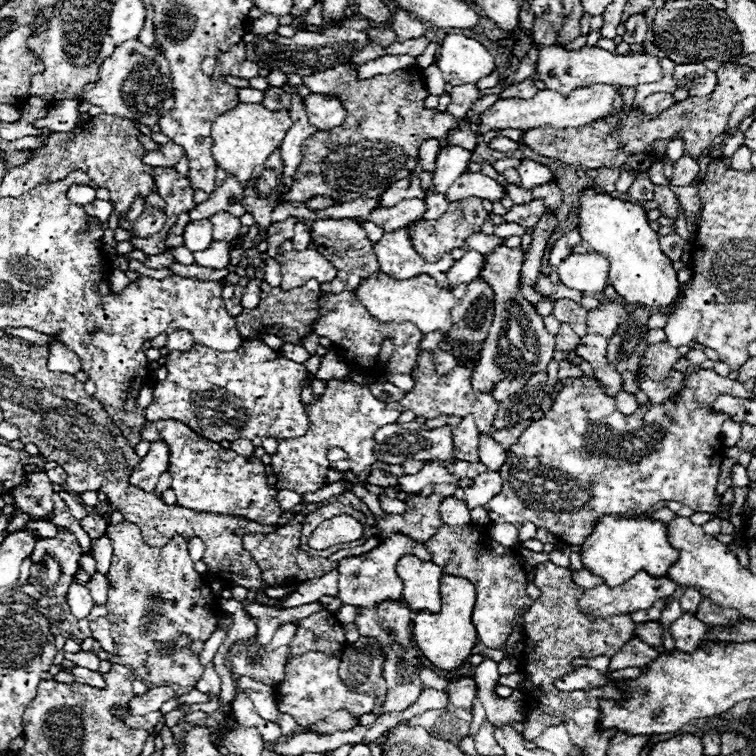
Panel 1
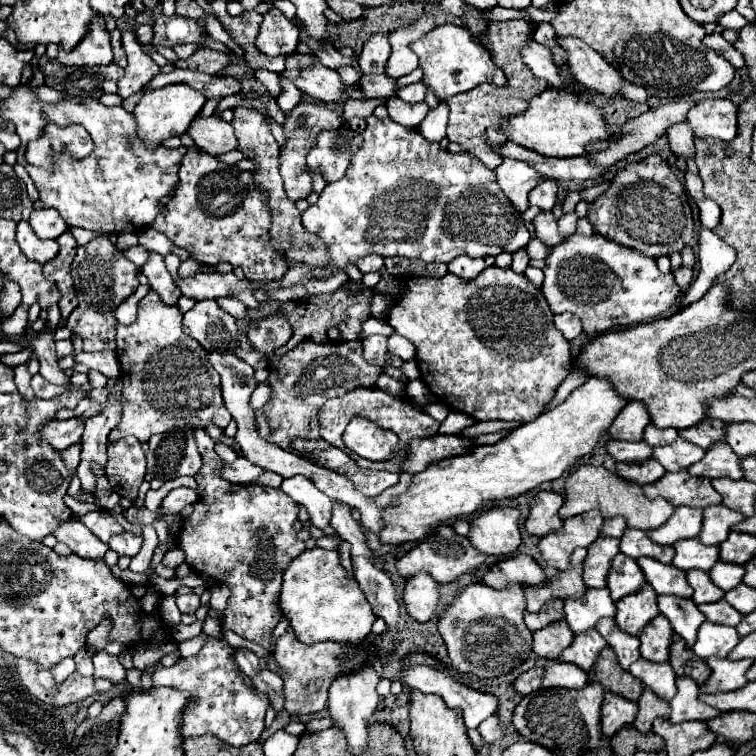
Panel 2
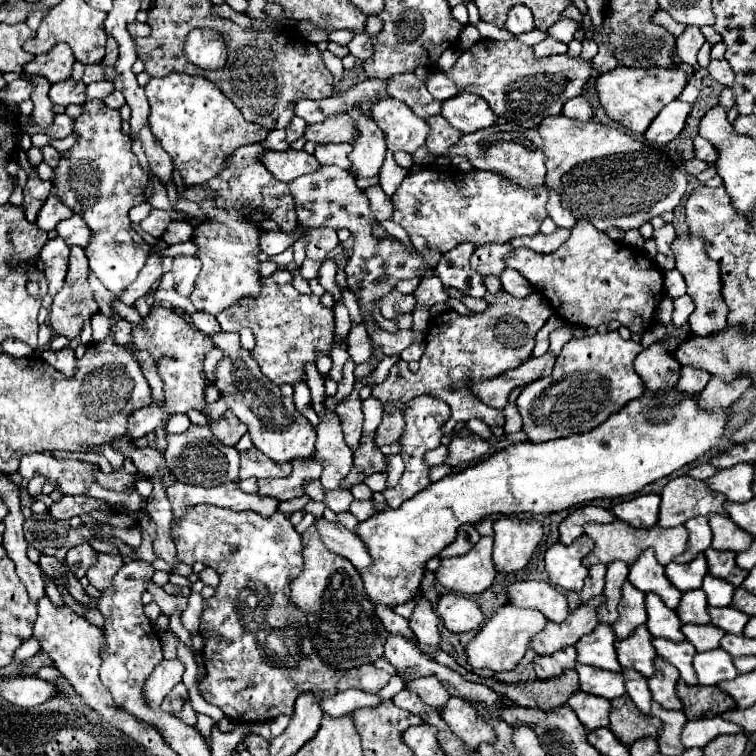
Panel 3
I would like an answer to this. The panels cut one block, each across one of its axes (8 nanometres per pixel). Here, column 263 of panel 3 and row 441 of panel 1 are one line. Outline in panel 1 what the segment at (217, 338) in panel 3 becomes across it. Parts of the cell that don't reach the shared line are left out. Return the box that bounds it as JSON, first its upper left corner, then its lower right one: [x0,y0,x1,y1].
[374,422,452,466]

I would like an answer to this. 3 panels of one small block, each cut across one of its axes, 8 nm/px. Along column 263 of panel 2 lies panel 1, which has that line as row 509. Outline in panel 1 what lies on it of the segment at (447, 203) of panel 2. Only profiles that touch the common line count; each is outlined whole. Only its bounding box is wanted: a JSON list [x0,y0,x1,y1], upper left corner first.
[276,490,302,512]

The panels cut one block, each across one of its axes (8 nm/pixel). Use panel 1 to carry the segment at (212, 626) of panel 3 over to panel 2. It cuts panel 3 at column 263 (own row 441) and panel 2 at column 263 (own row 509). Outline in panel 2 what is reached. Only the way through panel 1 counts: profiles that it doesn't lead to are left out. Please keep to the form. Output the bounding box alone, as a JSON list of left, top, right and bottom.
[152,430,306,748]

